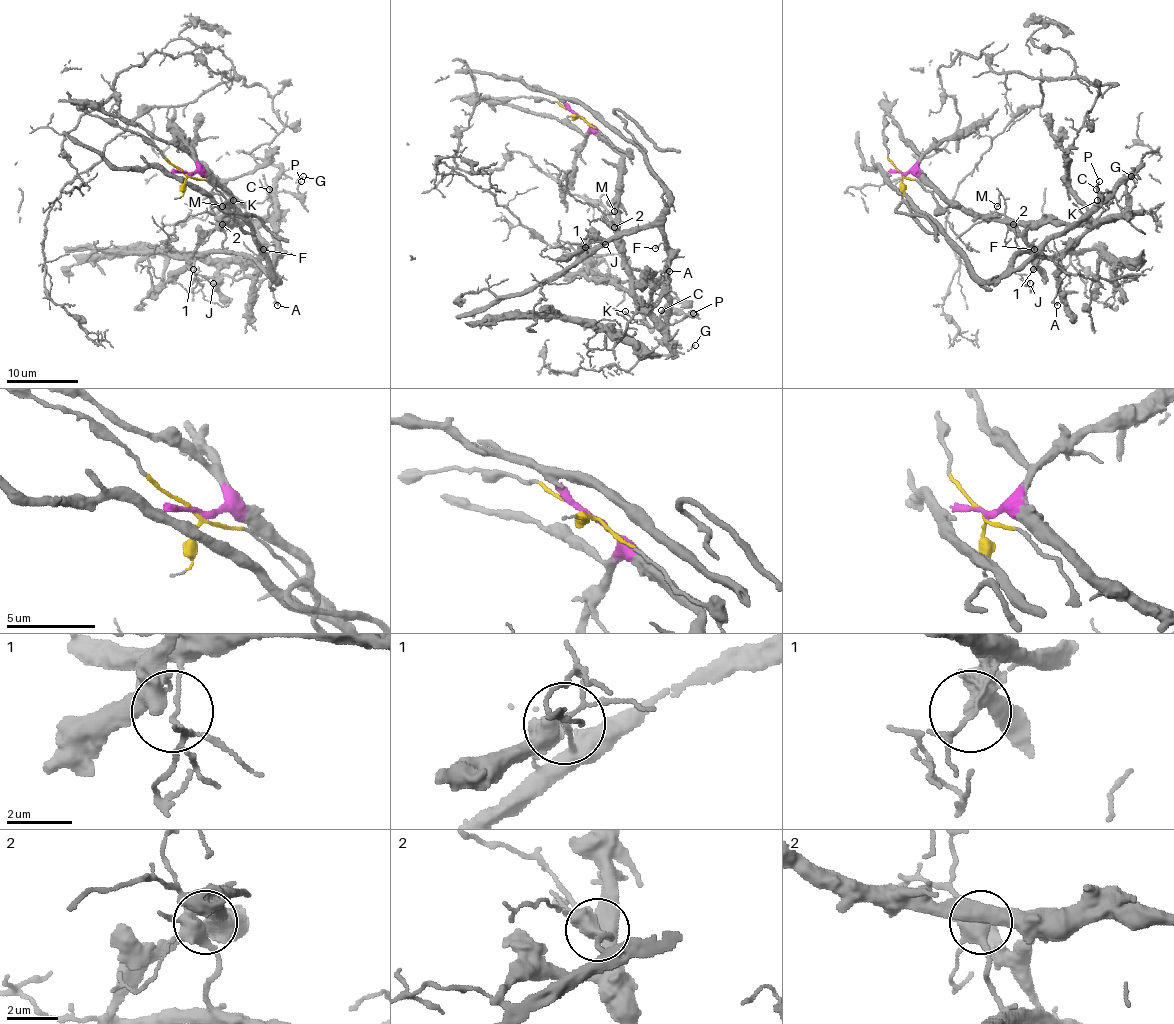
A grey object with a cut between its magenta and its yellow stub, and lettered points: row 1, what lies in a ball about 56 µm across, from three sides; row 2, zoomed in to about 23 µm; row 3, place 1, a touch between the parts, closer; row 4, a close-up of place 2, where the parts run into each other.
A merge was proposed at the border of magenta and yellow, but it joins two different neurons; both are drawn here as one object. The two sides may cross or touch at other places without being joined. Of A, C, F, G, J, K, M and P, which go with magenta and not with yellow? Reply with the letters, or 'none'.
none

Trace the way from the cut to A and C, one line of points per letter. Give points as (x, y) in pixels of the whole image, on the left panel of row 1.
A: (184, 172), (206, 179), (251, 228), (256, 248), (276, 280), (272, 262), (278, 255), (269, 286), (278, 306)
C: (184, 172), (191, 177), (206, 179), (251, 228), (256, 248), (276, 280), (272, 277), (276, 201), (269, 188)

